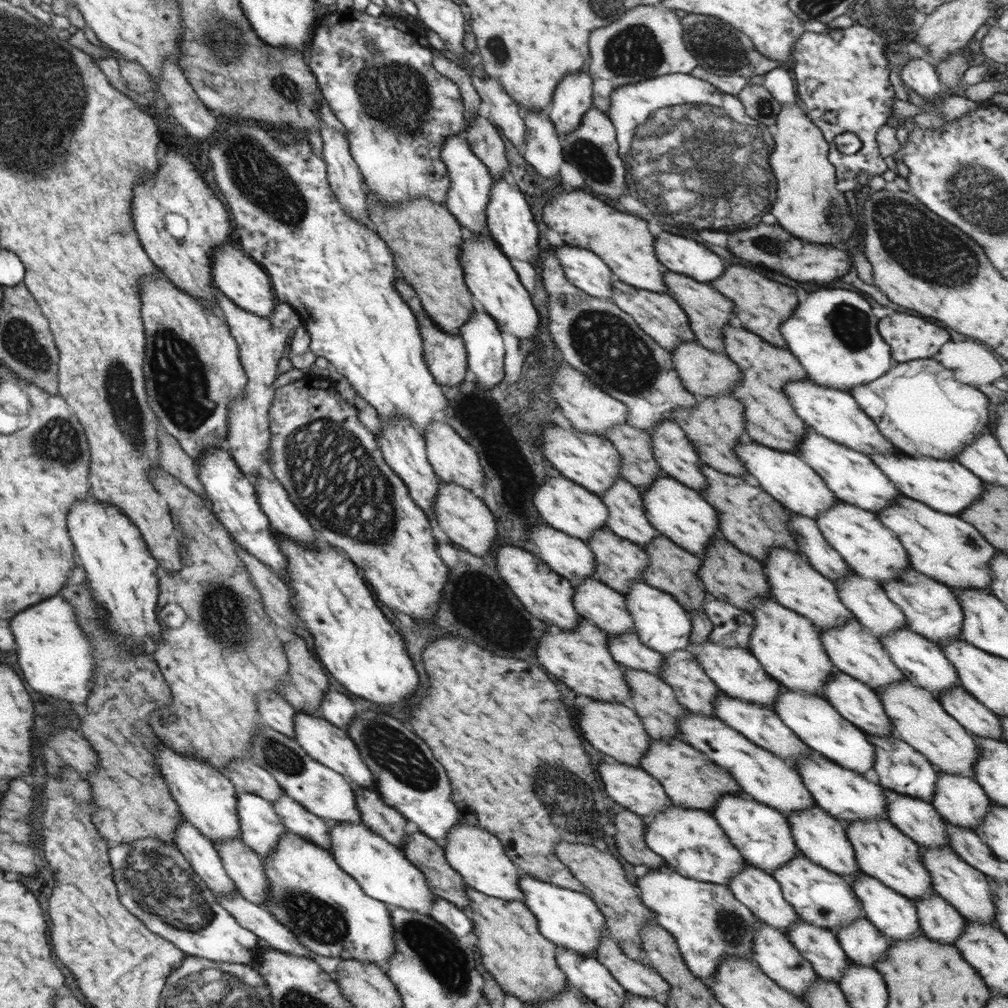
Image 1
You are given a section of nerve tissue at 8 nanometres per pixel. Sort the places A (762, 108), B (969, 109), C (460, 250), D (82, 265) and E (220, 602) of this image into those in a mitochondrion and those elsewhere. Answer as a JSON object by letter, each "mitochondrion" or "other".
{"A":"mitochondrion","B":"other","C":"other","D":"other","E":"mitochondrion"}

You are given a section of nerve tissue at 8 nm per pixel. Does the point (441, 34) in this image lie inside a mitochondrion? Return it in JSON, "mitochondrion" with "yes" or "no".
{"mitochondrion":"no"}

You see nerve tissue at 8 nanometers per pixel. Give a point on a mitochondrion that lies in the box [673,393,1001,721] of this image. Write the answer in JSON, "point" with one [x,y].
{"point":[971,543]}

